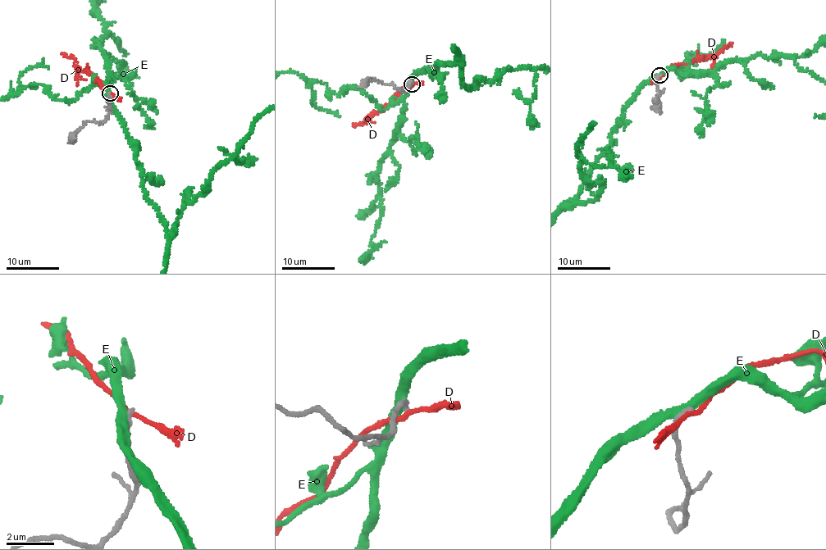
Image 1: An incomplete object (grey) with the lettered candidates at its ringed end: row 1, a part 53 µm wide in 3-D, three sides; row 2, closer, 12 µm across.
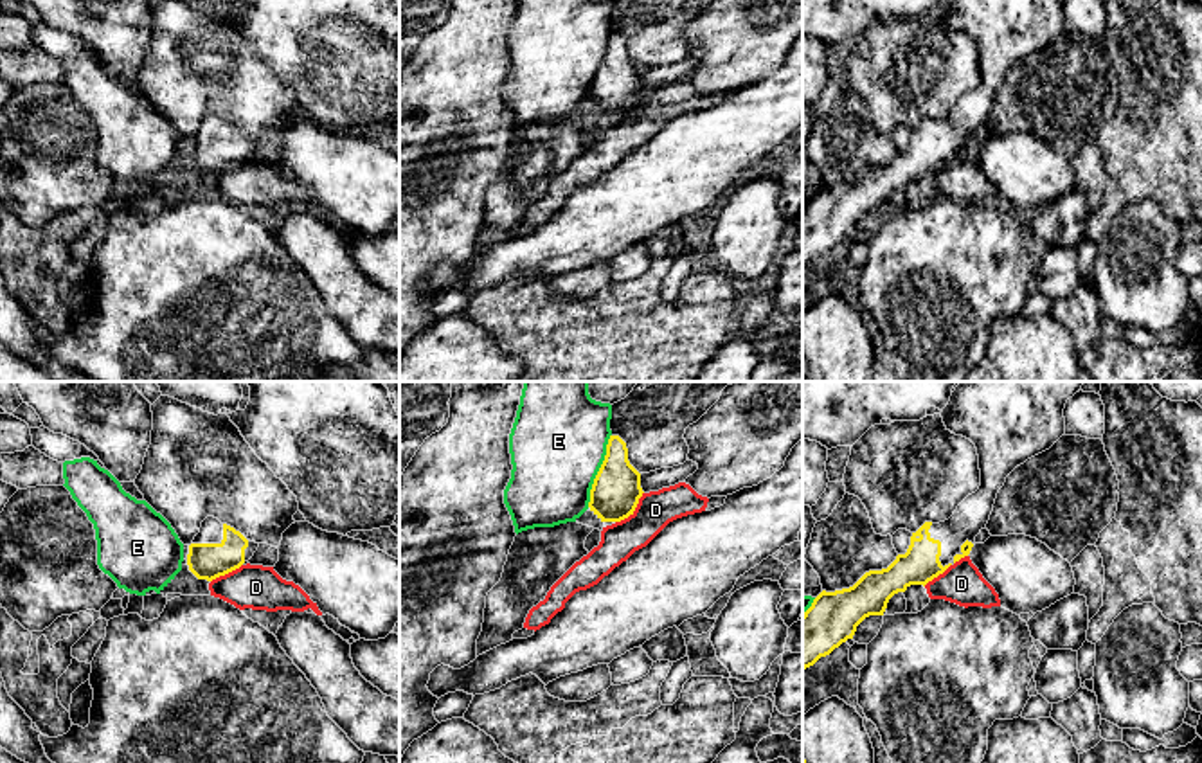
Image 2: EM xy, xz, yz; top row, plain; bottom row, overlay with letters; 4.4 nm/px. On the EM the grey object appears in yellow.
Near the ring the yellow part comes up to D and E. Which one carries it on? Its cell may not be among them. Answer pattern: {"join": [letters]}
{"join": []}

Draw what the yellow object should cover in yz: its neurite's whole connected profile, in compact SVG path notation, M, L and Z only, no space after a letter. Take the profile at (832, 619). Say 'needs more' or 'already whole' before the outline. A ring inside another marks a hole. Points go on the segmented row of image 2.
needs more; M959 382L941 417L946 430L975 444L981 470L979 489L968 495L948 520L925 522L912 533L907 552L898 554L887 569L869 570L853 587L835 592L822 590L813 599L803 614L803 669L853 639L857 626L866 617L884 615L894 594L905 592L910 585L925 587L952 563L970 554L975 536L990 520L1006 477L1065 435L1063 408L1067 399L1080 392L1081 385L1083 382Z

